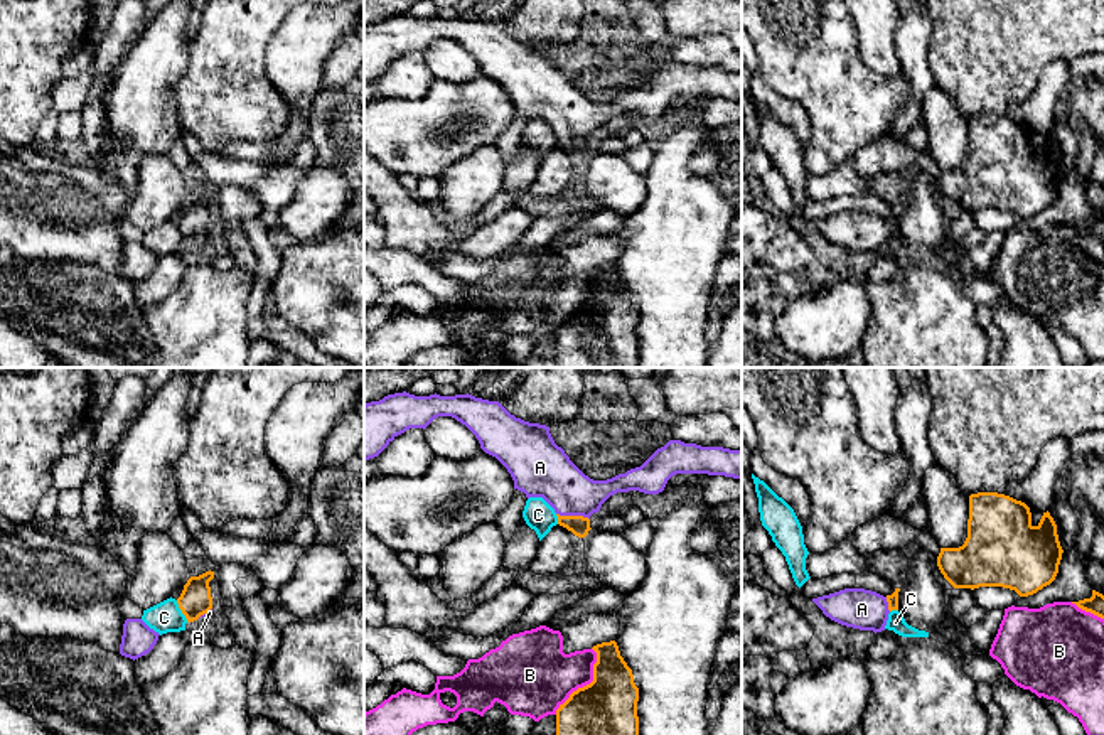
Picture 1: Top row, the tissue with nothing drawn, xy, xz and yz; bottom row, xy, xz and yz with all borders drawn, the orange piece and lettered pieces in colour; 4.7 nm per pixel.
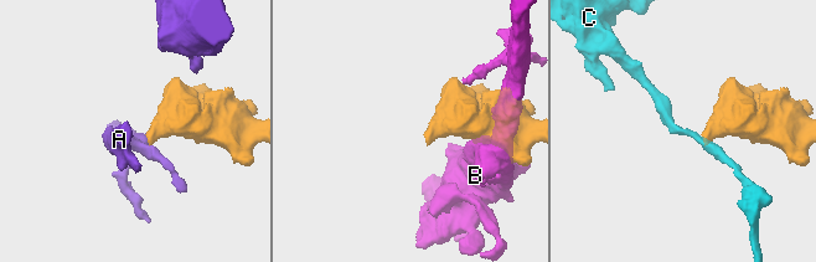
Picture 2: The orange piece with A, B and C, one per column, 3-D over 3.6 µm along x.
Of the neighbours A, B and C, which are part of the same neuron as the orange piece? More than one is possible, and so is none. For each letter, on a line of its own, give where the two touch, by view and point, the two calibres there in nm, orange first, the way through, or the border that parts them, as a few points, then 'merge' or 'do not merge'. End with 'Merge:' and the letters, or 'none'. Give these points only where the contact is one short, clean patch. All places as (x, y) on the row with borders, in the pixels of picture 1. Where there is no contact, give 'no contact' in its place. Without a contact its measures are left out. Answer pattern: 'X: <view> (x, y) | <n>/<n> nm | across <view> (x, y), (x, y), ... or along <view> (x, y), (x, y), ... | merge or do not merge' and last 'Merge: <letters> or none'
A: xz (573, 516) | 90/240 nm | across xz (578, 525), (573, 516), (573, 499), (546, 472) | merge
B: xz (587, 685) | 280/360 nm | do not merge
C: xy (181, 609) | 150/150 nm | along xy (176, 600), (187, 621) | do not merge
Merge: A

